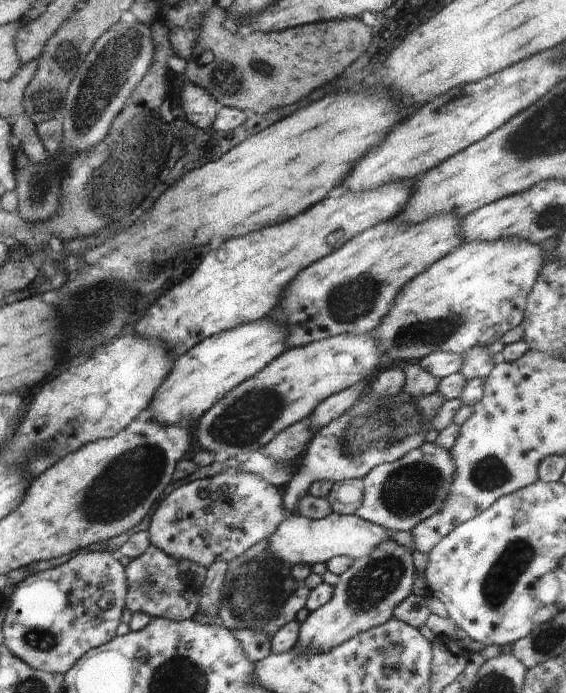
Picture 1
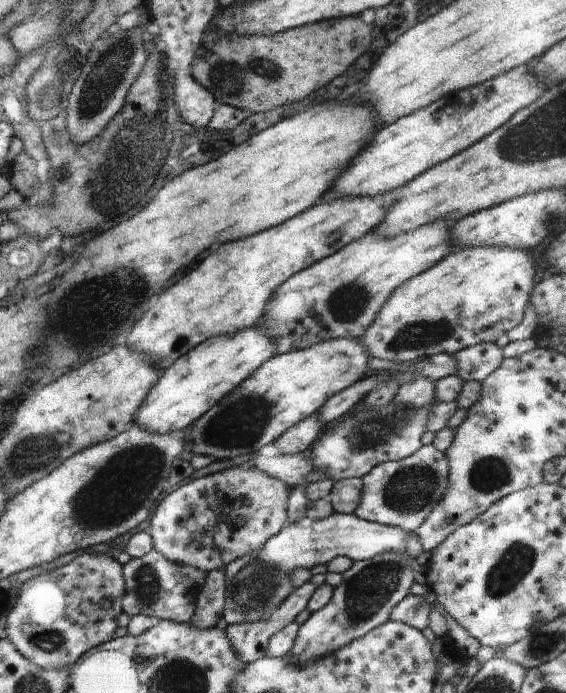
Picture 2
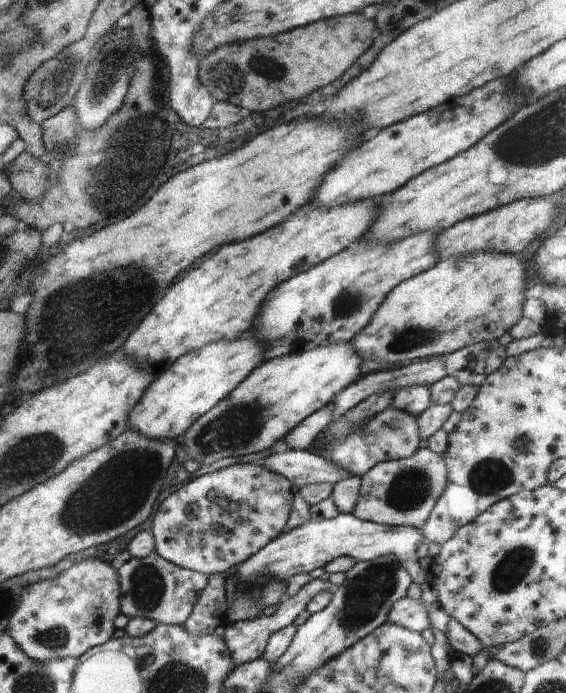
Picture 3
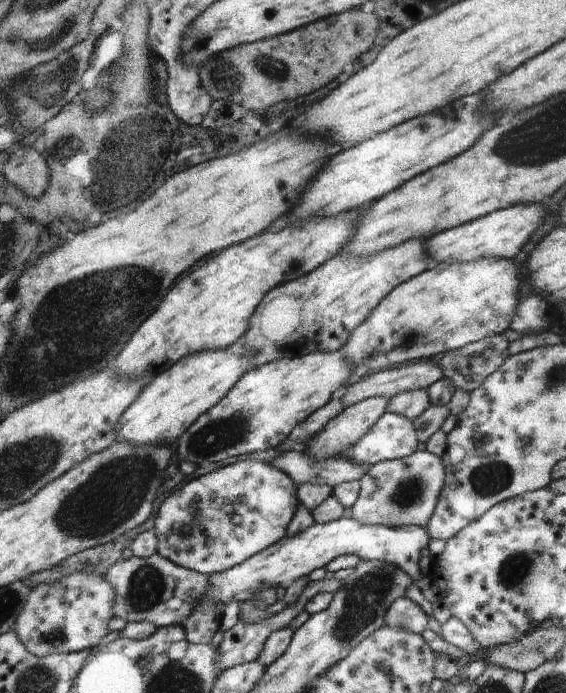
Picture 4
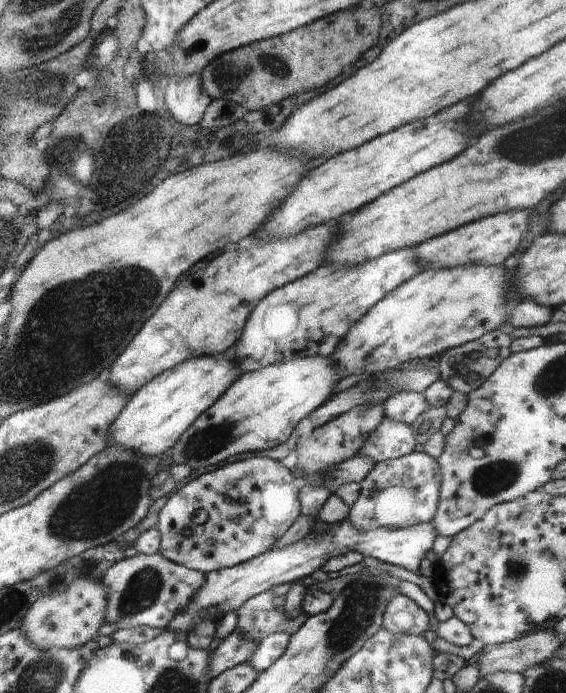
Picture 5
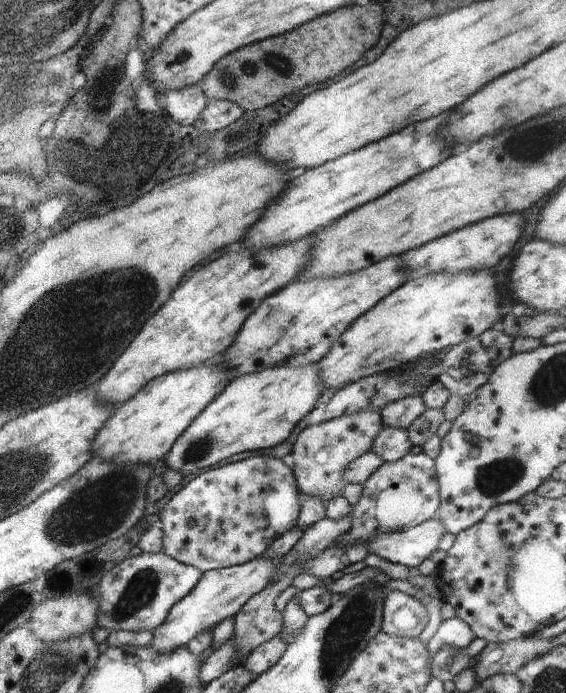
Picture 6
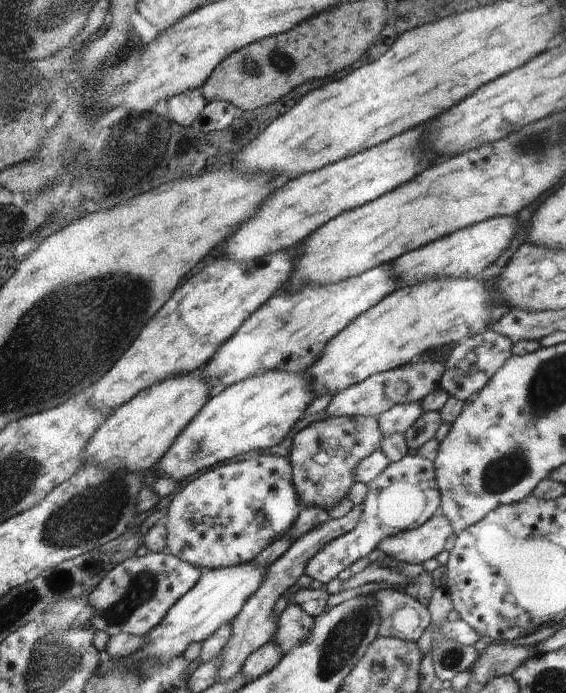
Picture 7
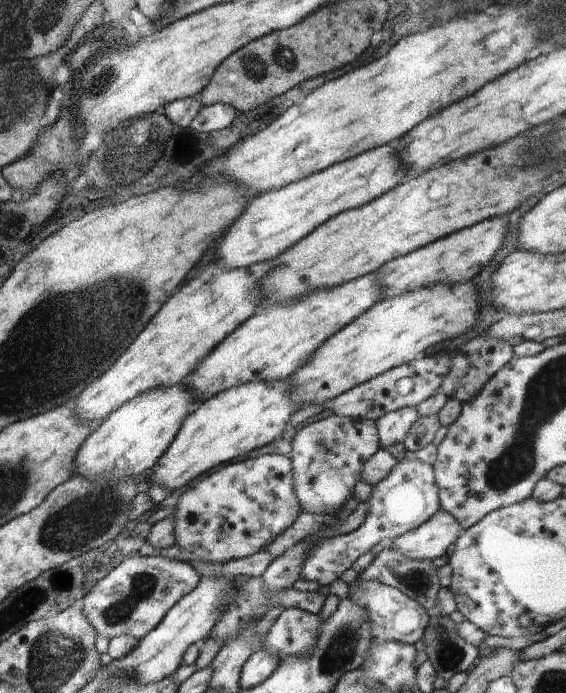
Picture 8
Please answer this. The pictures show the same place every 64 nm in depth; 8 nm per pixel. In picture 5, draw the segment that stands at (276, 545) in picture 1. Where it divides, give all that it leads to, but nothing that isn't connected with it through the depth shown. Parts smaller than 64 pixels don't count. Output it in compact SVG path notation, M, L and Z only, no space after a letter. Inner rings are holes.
M347 518L341 523L330 526L330 530L322 534L322 538L308 534L304 540L296 544L290 544L284 548L271 548L242 564L206 573L202 588L196 592L190 604L170 620L166 630L180 634L186 639L186 634L198 622L210 620L217 623L228 612L237 611L253 596L264 593L279 584L288 584L288 582L311 576L315 570L322 569L328 558L334 558L346 552L360 554L363 557L370 556L388 564L398 564L406 570L418 573L420 562L425 558L426 553L432 550L432 544L437 536L438 532L434 530L432 522L406 528L376 528L376 530L362 532L362 530L356 530Z

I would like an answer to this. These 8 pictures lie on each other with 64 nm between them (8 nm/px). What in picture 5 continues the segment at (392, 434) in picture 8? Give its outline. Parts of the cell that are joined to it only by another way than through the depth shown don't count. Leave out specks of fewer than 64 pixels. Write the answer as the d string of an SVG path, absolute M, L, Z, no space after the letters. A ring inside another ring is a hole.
M400 391L384 404L384 416L411 425L429 407L424 393Z

